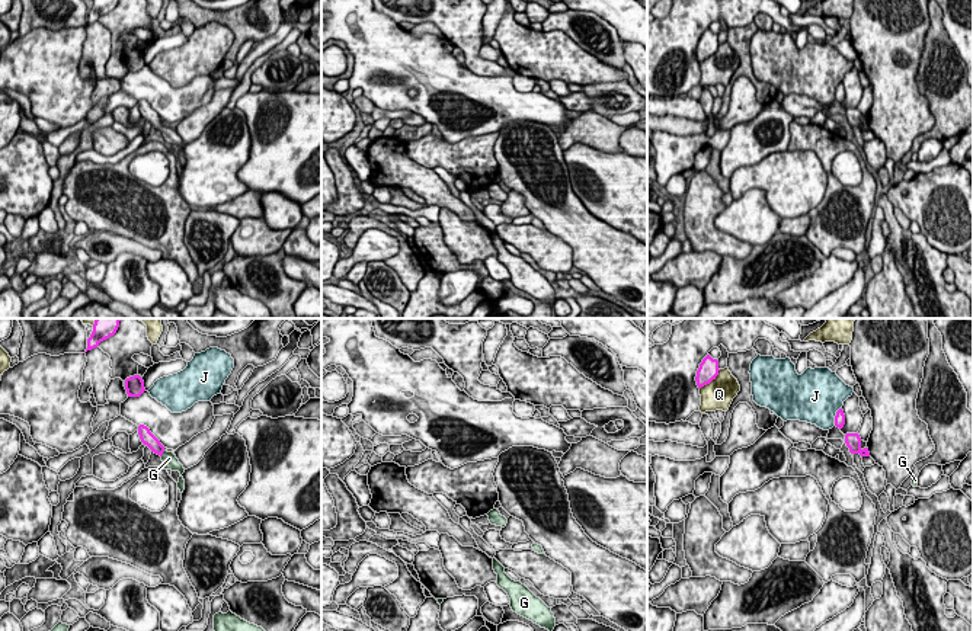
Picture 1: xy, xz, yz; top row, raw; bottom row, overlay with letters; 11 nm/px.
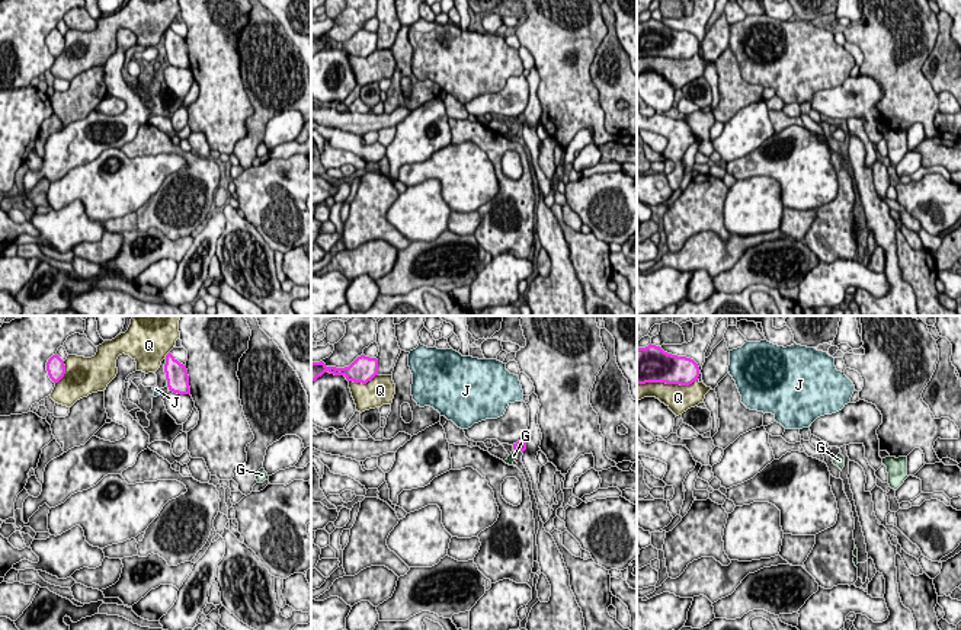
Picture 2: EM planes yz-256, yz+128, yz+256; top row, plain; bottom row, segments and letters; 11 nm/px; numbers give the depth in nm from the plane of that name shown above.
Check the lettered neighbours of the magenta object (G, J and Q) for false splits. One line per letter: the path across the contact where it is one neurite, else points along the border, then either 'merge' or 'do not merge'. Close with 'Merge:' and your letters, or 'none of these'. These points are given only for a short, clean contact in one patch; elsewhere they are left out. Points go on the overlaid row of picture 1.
G: runs through xy (147, 438), (162, 454), (169, 458); merge
J: do not merge
Q: do not merge
Merge: G

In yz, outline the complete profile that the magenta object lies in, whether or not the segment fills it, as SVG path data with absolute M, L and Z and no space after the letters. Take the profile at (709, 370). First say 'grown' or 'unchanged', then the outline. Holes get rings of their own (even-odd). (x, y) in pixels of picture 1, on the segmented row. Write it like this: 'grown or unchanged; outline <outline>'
unchanged; outline M707 355L702 362L700 363L700 368L697 371L697 385L698 388L710 384L716 377L718 375L718 361L713 359L710 355Z

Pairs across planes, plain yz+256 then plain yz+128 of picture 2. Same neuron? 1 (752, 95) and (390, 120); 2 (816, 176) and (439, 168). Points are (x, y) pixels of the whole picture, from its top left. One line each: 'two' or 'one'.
1: two
2: one

